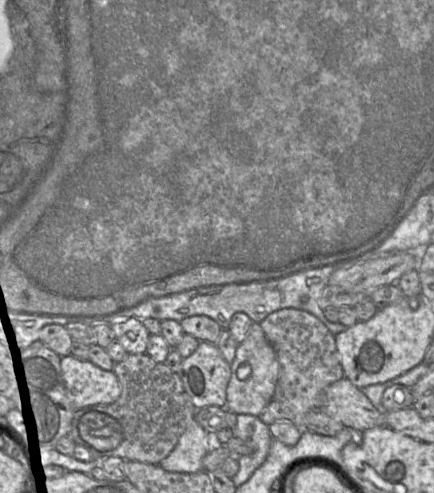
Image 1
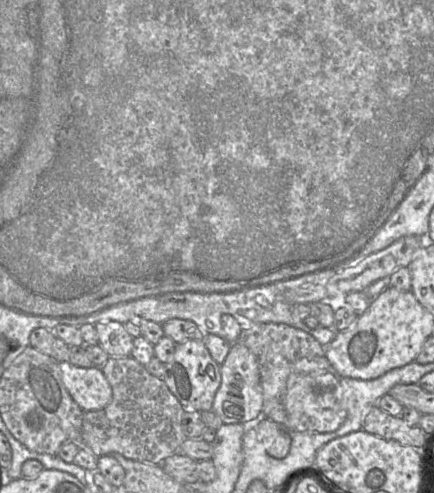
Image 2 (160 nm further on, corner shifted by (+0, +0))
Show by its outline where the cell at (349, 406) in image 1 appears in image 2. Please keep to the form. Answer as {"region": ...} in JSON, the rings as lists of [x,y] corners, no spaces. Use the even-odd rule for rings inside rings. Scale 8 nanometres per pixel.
{"region":[[[334,371],[291,374],[282,397],[282,405],[287,414],[287,430],[290,432],[334,432],[347,417],[343,388]]]}

